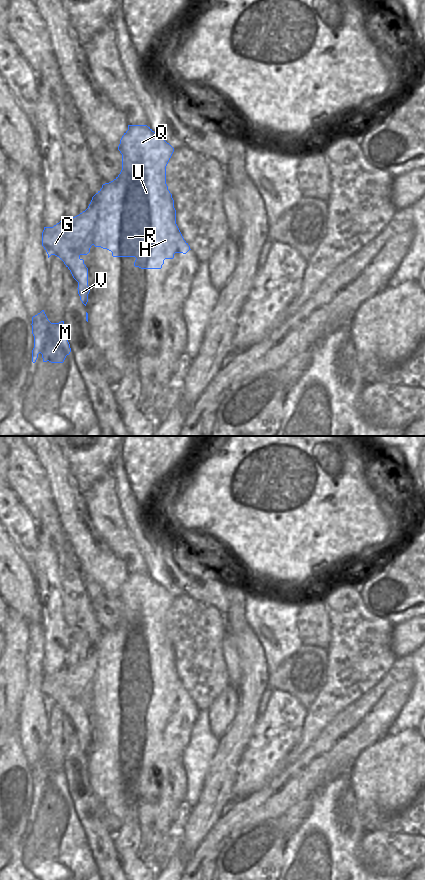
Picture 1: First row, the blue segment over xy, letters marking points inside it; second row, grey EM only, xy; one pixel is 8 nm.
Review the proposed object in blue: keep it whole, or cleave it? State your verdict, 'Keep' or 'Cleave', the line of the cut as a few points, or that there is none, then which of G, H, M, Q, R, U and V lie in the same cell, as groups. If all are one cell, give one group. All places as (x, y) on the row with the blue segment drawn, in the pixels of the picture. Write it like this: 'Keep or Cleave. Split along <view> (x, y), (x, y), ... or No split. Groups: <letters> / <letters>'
Cleave. Split along xy (66, 218), (67, 246), (73, 248), (79, 255). Groups: G M V / H Q R U.

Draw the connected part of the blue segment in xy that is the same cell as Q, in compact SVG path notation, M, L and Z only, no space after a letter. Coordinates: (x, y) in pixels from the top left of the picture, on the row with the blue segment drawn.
M128 125L118 150L122 154L120 174L113 181L102 185L85 211L75 217L66 217L68 248L75 249L79 255L87 255L94 245L111 251L113 257L135 257L135 267L161 269L165 259L173 259L175 253L186 254L191 250L176 224L174 200L166 184L166 166L174 148L147 125Z

